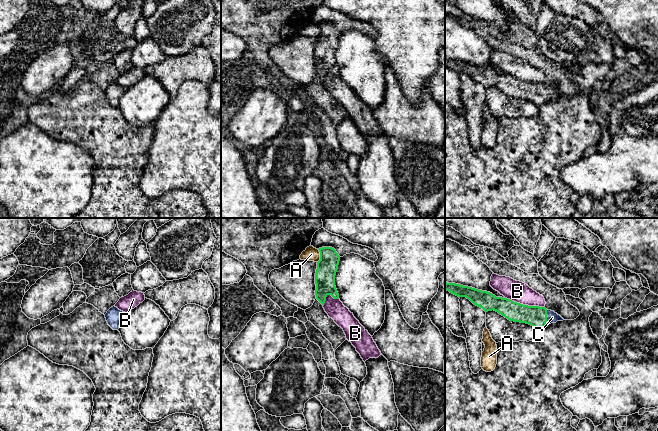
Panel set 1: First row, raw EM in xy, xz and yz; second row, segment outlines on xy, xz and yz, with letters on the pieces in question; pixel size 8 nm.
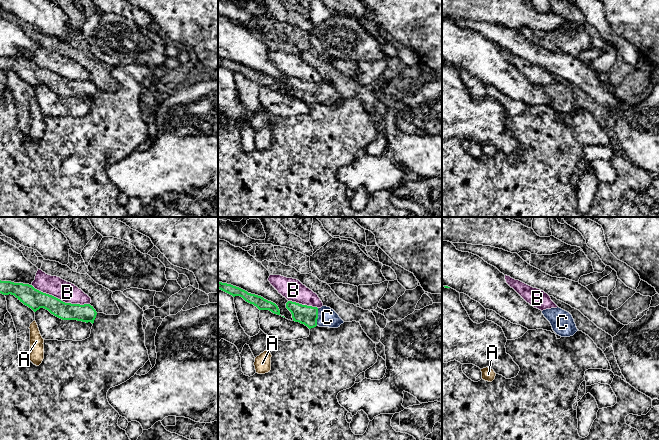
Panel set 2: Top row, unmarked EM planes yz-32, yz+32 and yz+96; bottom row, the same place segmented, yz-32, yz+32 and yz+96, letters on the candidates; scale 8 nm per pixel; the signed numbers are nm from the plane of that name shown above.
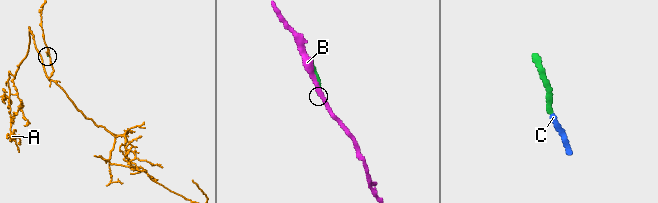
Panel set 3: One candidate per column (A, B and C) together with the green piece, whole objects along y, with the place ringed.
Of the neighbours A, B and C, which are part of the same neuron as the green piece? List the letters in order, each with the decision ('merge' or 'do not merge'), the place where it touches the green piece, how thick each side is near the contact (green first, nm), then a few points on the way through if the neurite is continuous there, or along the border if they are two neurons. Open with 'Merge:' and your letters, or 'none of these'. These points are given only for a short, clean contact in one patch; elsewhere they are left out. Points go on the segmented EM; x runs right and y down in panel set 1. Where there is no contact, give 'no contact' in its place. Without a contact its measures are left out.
Merge: C
A: do not merge; meets green in xz at (320, 256); 170 nm thick on the green side, 110 nm on the other; border along xz (318, 249), (319, 260), (317, 262)
B: do not merge; meets green in yz at (525, 305); 170 nm thick on the green side, 170 nm on the other
C: merge; meets green in yz at (546, 317); 170 nm thick on the green side, 90 nm on the other; runs through yz (536, 316), (546, 317), (552, 317)

